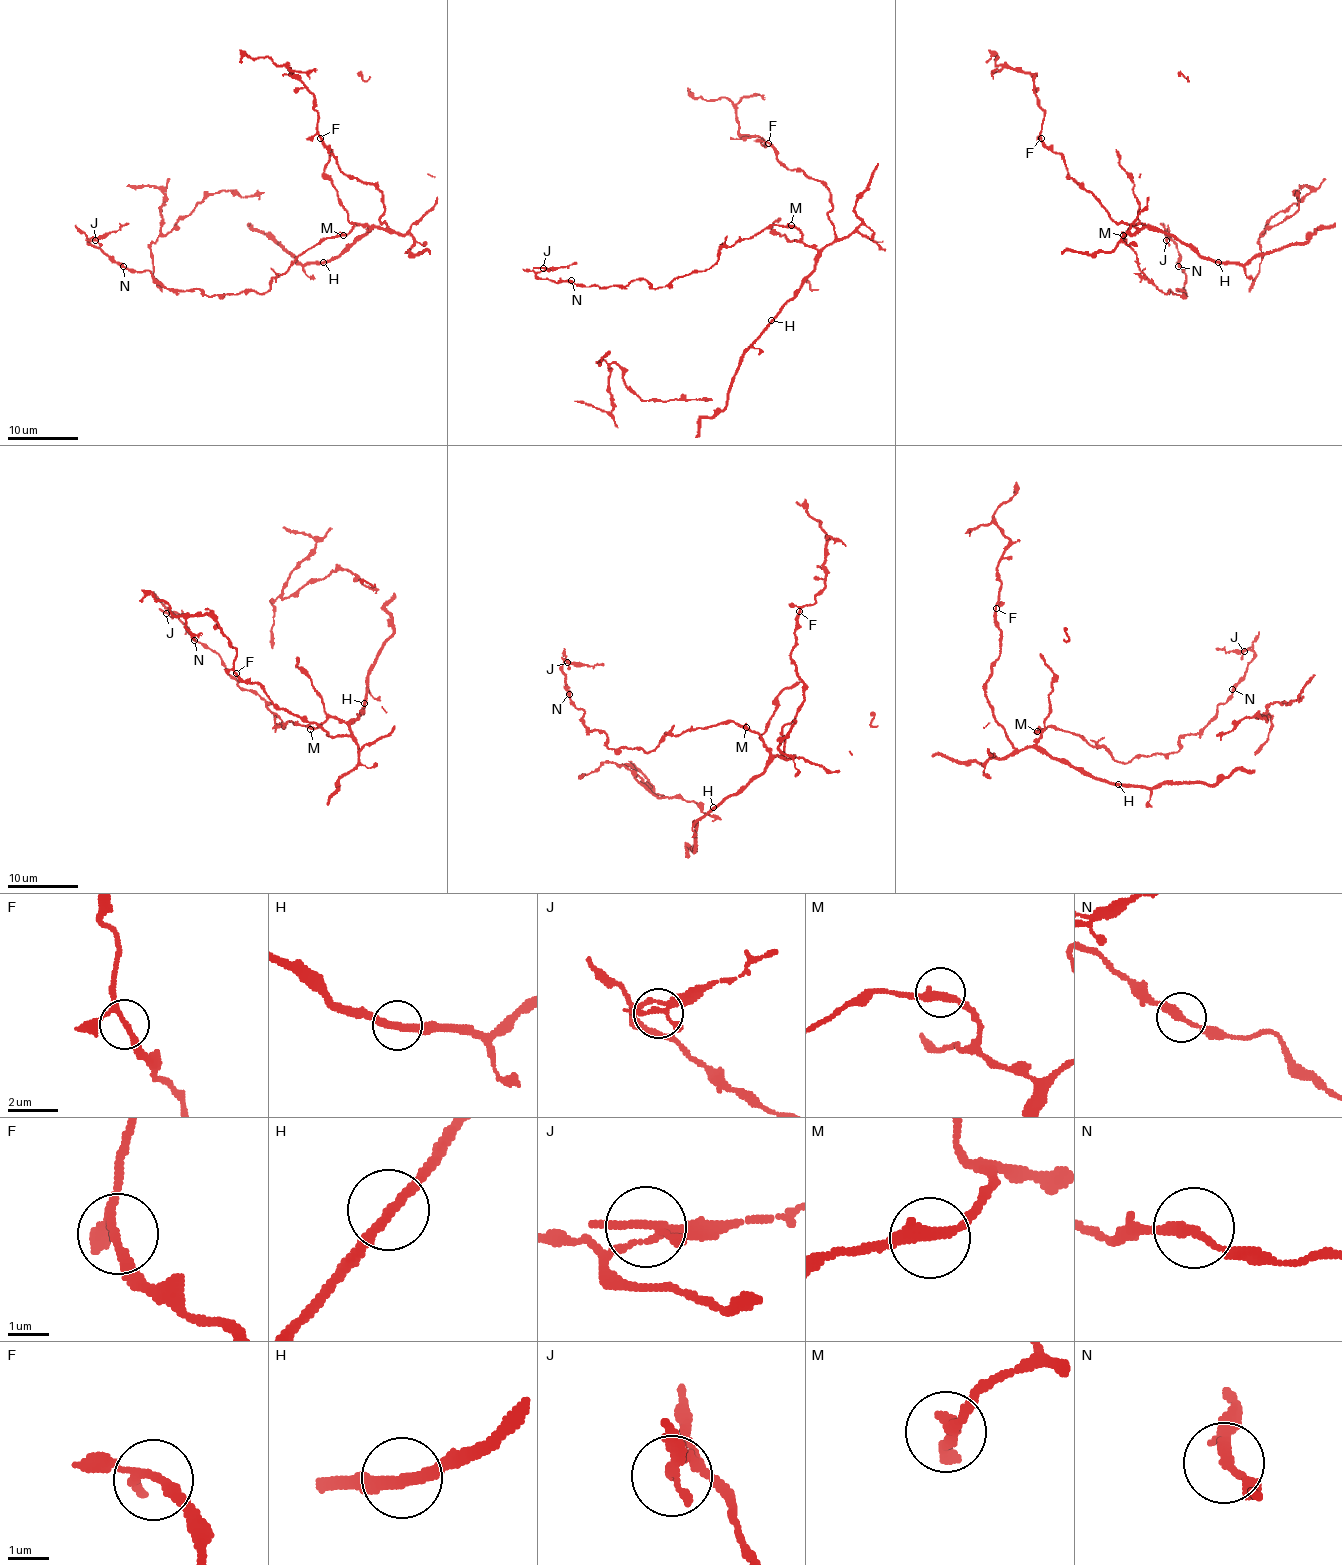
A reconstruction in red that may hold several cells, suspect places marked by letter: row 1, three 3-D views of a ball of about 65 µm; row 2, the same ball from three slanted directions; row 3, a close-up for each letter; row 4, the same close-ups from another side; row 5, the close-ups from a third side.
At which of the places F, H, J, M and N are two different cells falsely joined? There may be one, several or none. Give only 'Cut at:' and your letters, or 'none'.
Cut at: none

